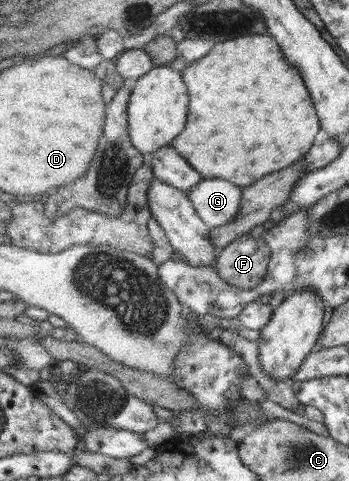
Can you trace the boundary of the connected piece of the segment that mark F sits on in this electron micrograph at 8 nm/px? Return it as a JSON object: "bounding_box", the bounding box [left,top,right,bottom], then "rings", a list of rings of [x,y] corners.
{"bounding_box":[216,235,271,290],"rings":[[[243,235],[218,254],[216,269],[228,284],[248,290],[265,280],[270,262],[271,248],[265,239]]]}

